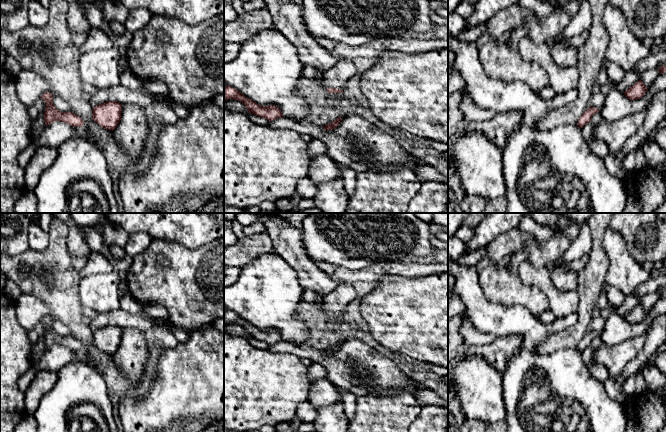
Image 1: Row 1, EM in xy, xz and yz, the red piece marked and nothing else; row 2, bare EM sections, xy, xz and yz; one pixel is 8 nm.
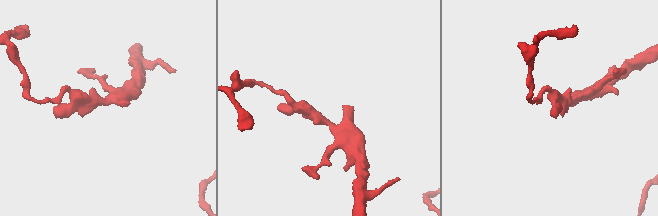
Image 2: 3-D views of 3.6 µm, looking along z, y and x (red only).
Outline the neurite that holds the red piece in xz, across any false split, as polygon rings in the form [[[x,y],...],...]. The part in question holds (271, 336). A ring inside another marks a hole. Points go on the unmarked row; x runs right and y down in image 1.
[[[231,310],[224,311],[224,325],[228,323],[234,323],[242,326],[245,331],[248,333],[249,337],[252,337],[256,340],[267,343],[269,346],[275,344],[276,342],[284,341],[281,334],[275,330],[261,330],[258,329],[253,324],[245,321],[239,315]]]

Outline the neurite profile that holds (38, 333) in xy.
[[[40,322],[36,325],[36,327],[33,330],[31,330],[28,333],[28,338],[30,342],[34,344],[40,340],[44,341],[45,334],[46,334],[46,327],[42,322]]]

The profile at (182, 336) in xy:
[[[171,323],[171,330],[170,330],[170,332],[176,337],[176,339],[178,340],[179,343],[185,343],[189,339],[188,332],[180,329],[180,328],[177,328],[172,323]]]

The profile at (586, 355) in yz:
[[[590,346],[585,348],[582,352],[580,352],[581,354],[581,358],[584,362],[584,364],[586,364],[587,366],[589,364],[592,363],[593,359],[592,359],[592,356],[593,356],[593,348],[591,348]]]

